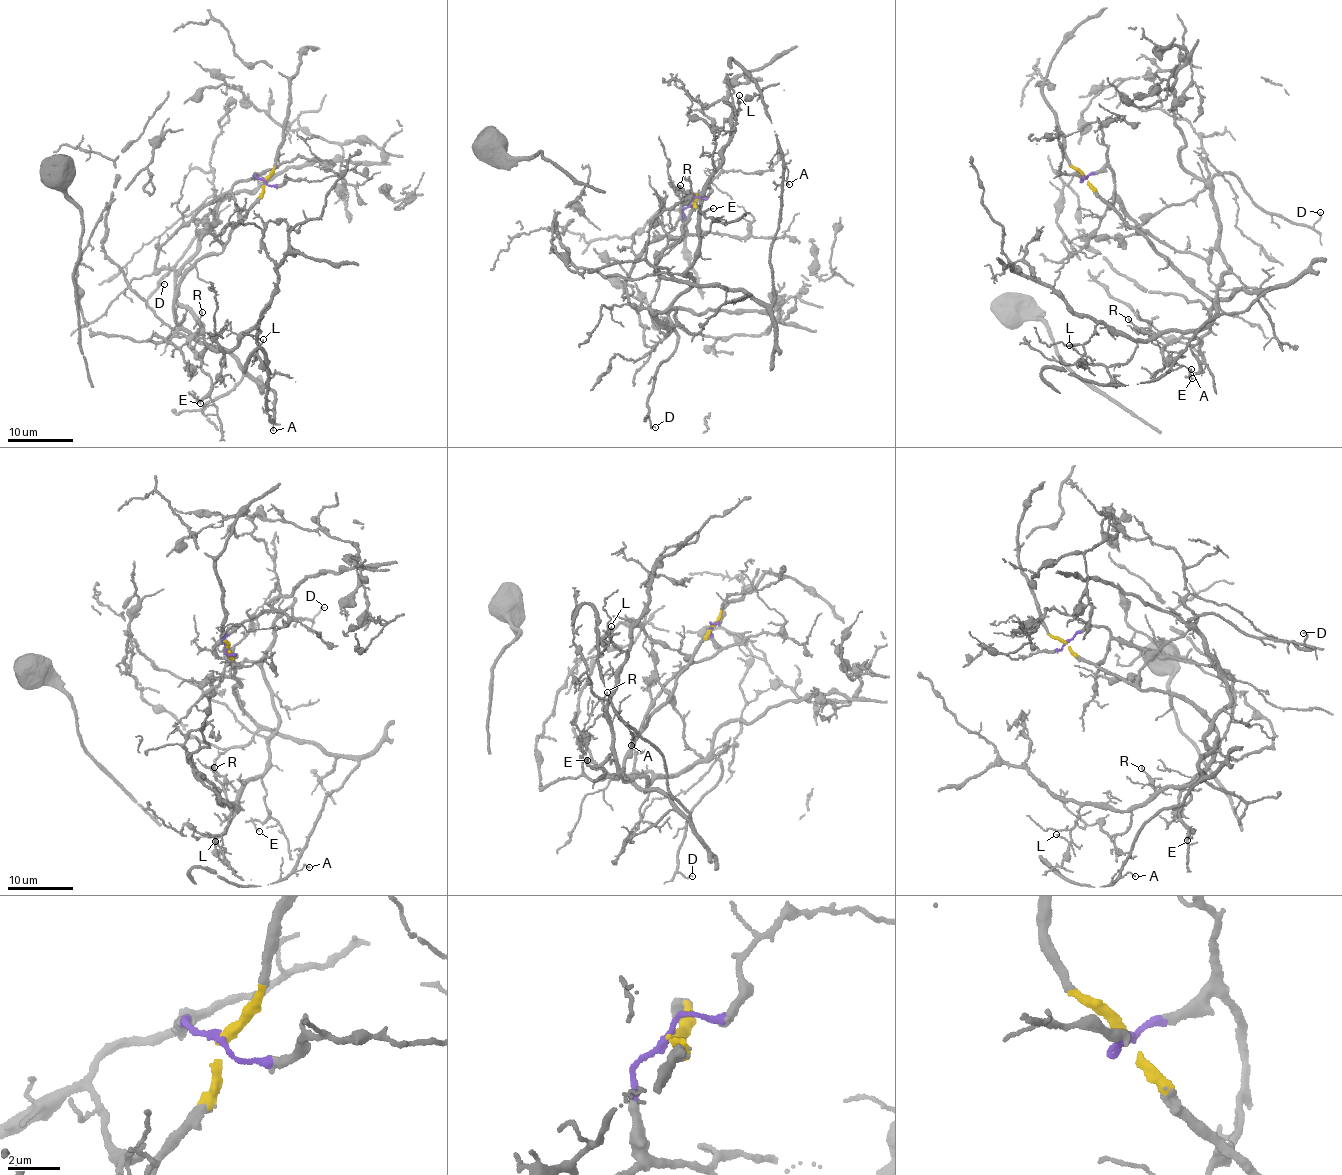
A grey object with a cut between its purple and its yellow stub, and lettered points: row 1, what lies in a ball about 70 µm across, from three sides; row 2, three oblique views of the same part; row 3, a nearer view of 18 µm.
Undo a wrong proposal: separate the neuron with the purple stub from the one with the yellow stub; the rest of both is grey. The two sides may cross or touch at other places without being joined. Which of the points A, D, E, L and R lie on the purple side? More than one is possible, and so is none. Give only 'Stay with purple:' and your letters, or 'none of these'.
Stay with purple: D, E, L, R

